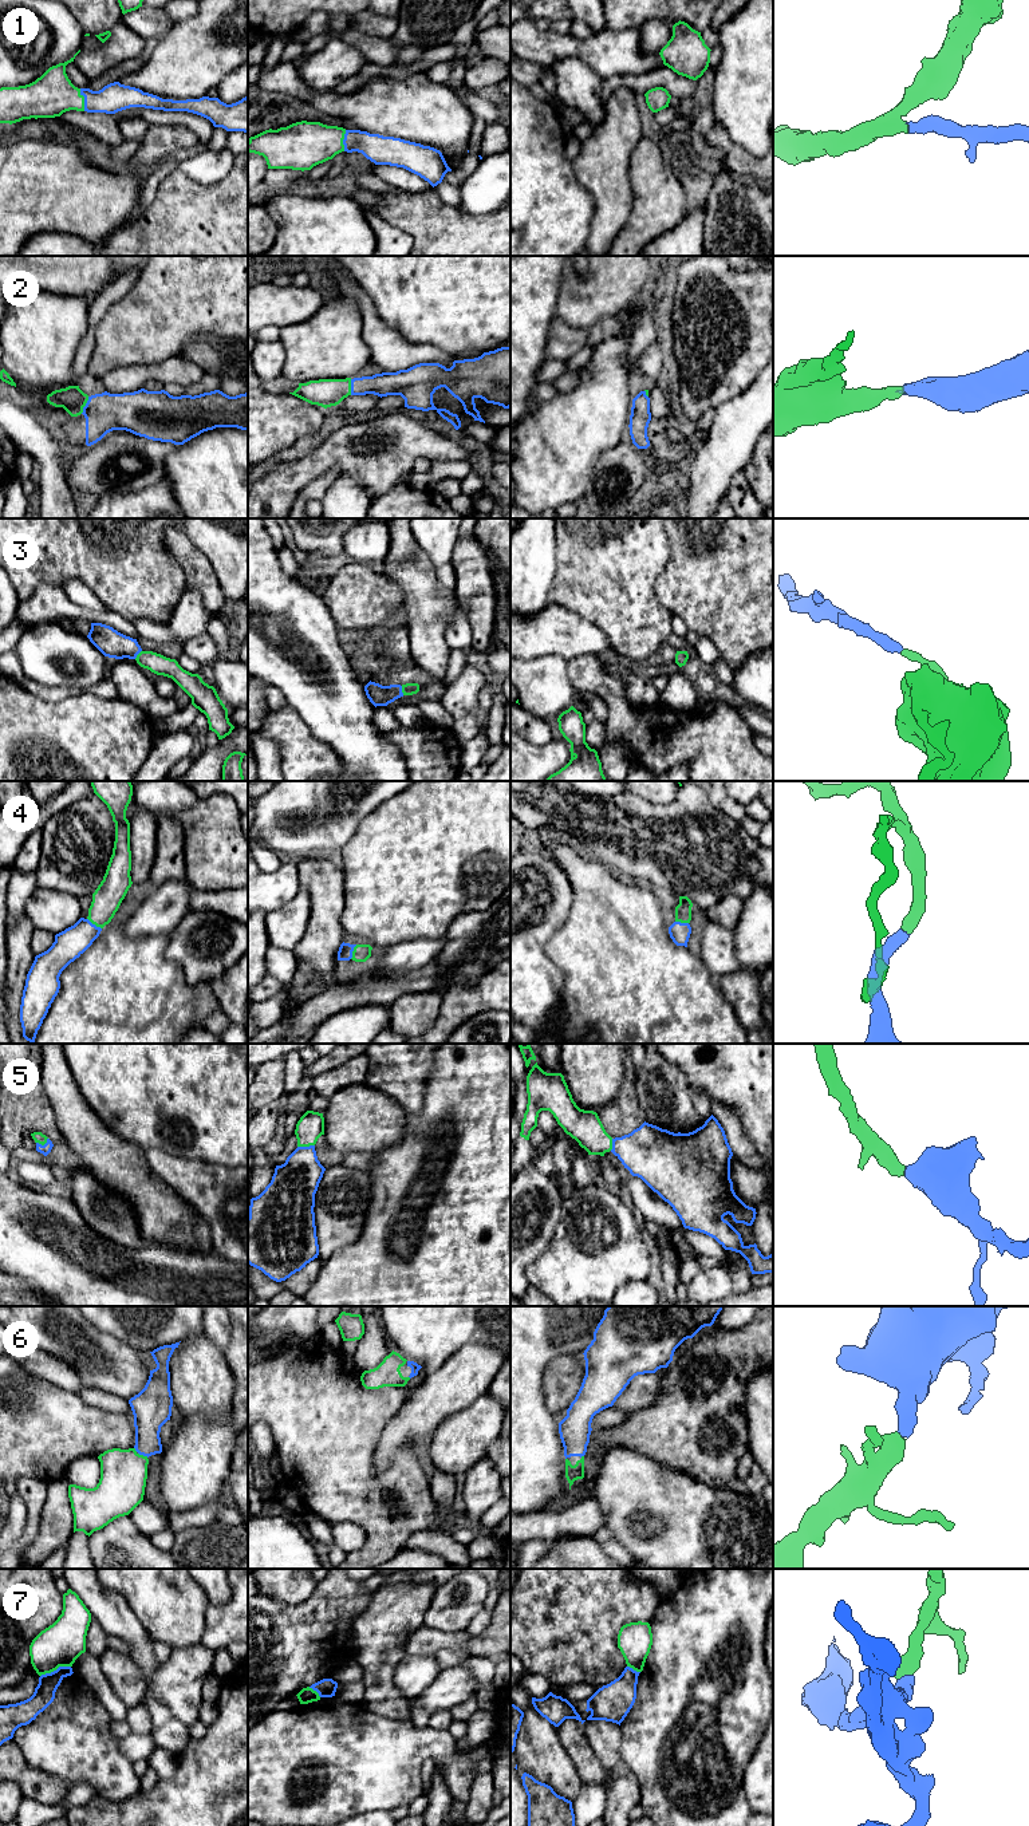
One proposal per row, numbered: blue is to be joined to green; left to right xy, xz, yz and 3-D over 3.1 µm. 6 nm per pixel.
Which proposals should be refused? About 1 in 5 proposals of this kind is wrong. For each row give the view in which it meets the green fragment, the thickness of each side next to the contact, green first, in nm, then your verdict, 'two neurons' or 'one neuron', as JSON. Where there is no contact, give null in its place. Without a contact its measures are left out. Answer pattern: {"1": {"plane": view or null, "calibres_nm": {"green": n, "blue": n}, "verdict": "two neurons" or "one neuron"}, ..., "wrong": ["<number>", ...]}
{"1": {"plane": "xy", "calibres_nm": {"green": 260, "blue": 170}, "verdict": "one neuron"}, "2": {"plane": "xy", "calibres_nm": {"green": 160, "blue": 240}, "verdict": "one neuron"}, "3": {"plane": "xz", "calibres_nm": {"green": 80, "blue": 130}, "verdict": "one neuron"}, "4": {"plane": "xy", "calibres_nm": {"green": 170, "blue": 180}, "verdict": "one neuron"}, "5": {"plane": "xz", "calibres_nm": {"green": 160, "blue": 280}, "verdict": "one neuron"}, "6": {"plane": "xy", "calibres_nm": {"green": 280, "blue": 190}, "verdict": "one neuron"}, "7": {"plane": "xy", "calibres_nm": {"green": 260, "blue": 130}, "verdict": "two neurons"}, "wrong": ["7"]}

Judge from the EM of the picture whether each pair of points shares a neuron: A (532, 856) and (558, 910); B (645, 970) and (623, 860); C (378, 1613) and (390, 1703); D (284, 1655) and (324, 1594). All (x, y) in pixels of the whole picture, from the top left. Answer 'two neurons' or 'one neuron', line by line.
A: one neuron
B: two neurons
C: one neuron
D: one neuron

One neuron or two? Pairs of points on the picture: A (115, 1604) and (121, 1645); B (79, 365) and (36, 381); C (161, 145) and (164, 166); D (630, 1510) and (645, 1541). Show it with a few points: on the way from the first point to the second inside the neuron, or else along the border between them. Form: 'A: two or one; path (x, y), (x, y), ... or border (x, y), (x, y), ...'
A: two; border (109, 1635), (119, 1637), (127, 1645), (129, 1652)
B: two; border (83, 338), (74, 359), (74, 373), (78, 377)
C: two; border (165, 158), (152, 166)
D: one; path (638, 1518), (645, 1525), (645, 1533)

